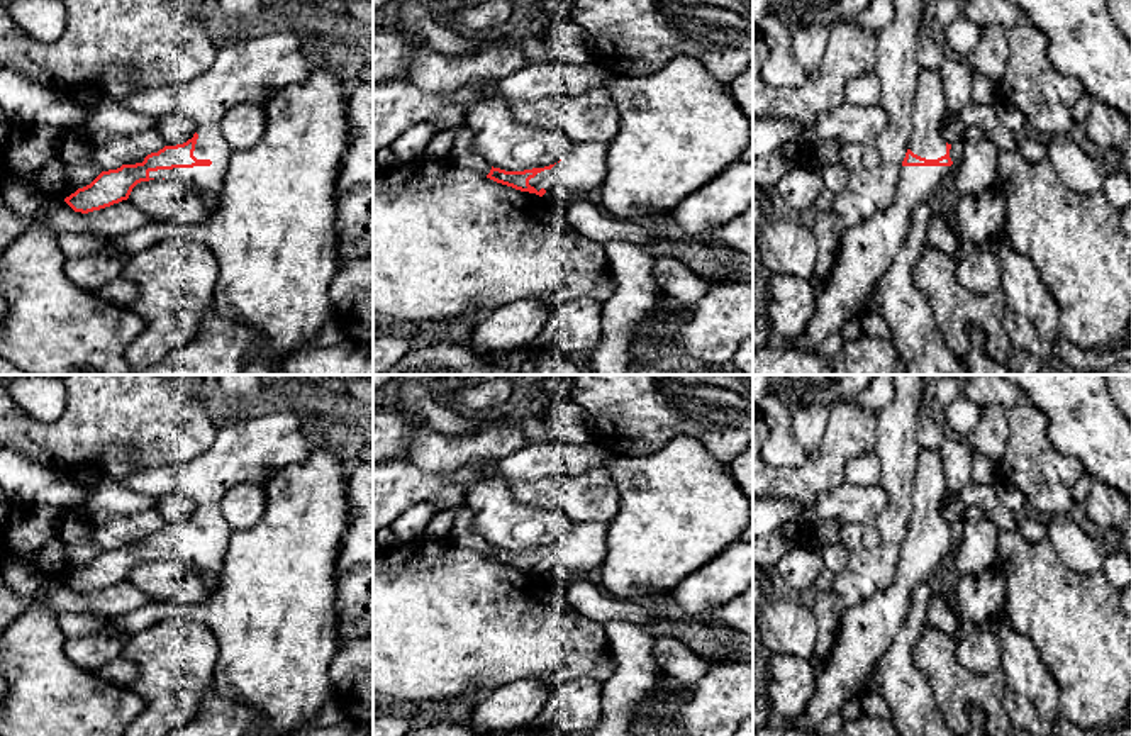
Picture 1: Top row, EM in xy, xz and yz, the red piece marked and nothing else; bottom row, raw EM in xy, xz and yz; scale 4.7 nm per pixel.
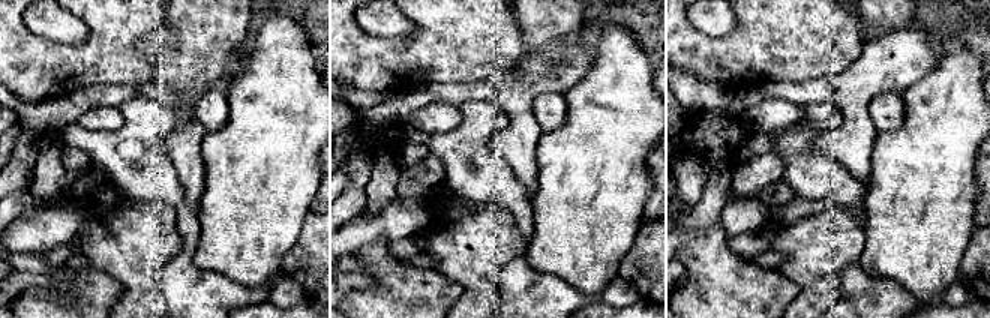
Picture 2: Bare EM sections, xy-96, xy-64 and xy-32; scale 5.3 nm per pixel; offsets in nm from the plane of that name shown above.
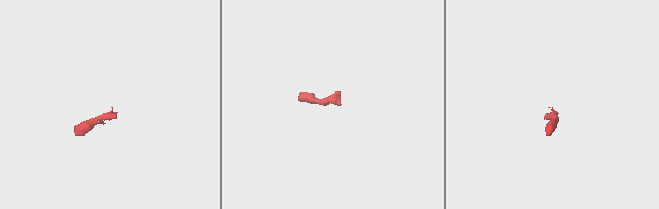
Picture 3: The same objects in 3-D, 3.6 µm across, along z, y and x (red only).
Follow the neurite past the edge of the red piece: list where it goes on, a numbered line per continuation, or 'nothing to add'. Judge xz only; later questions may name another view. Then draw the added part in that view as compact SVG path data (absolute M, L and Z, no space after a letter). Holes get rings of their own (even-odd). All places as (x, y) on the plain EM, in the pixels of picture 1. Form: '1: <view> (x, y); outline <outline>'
1: xz (584, 546); outline M595 521L573 524L560 543L538 553L529 565L538 572L565 565L582 575L595 568L600 570L607 555L607 527L609 524Z

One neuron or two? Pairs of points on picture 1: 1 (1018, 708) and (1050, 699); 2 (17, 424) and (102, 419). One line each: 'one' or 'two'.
1: two
2: one

